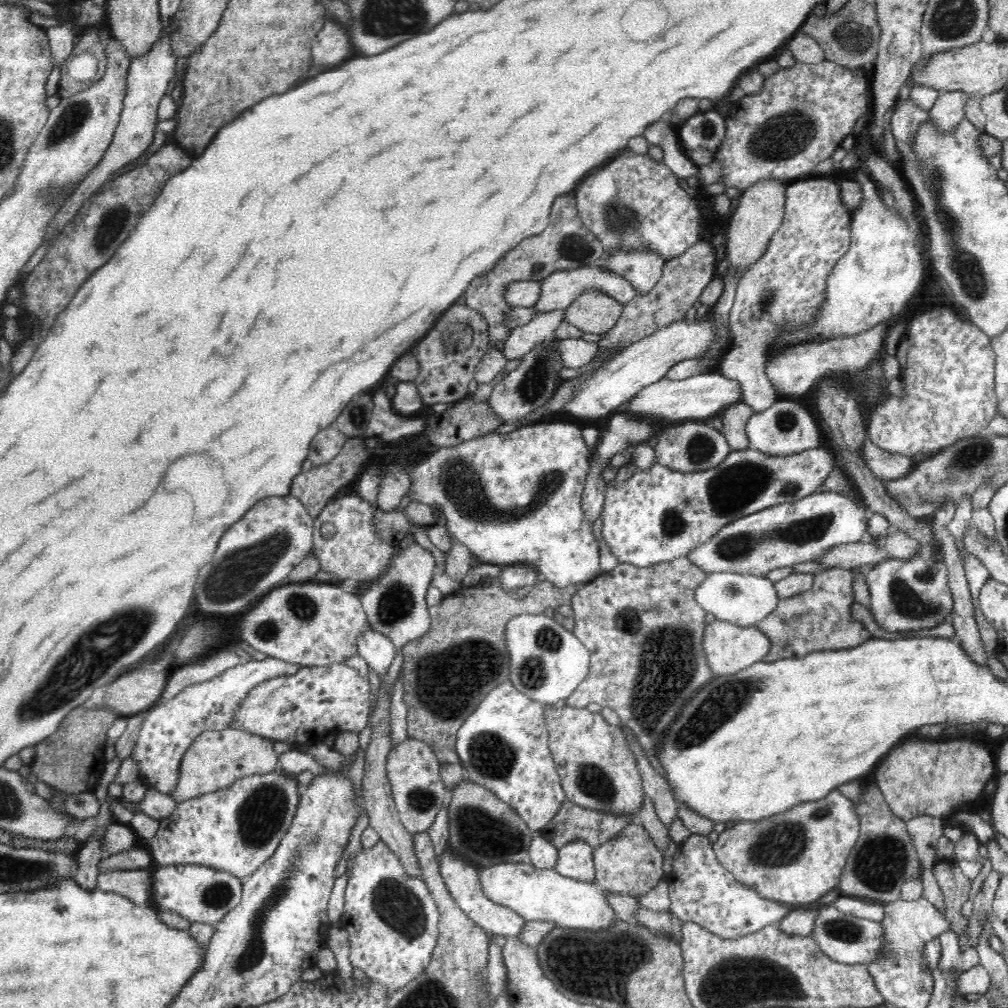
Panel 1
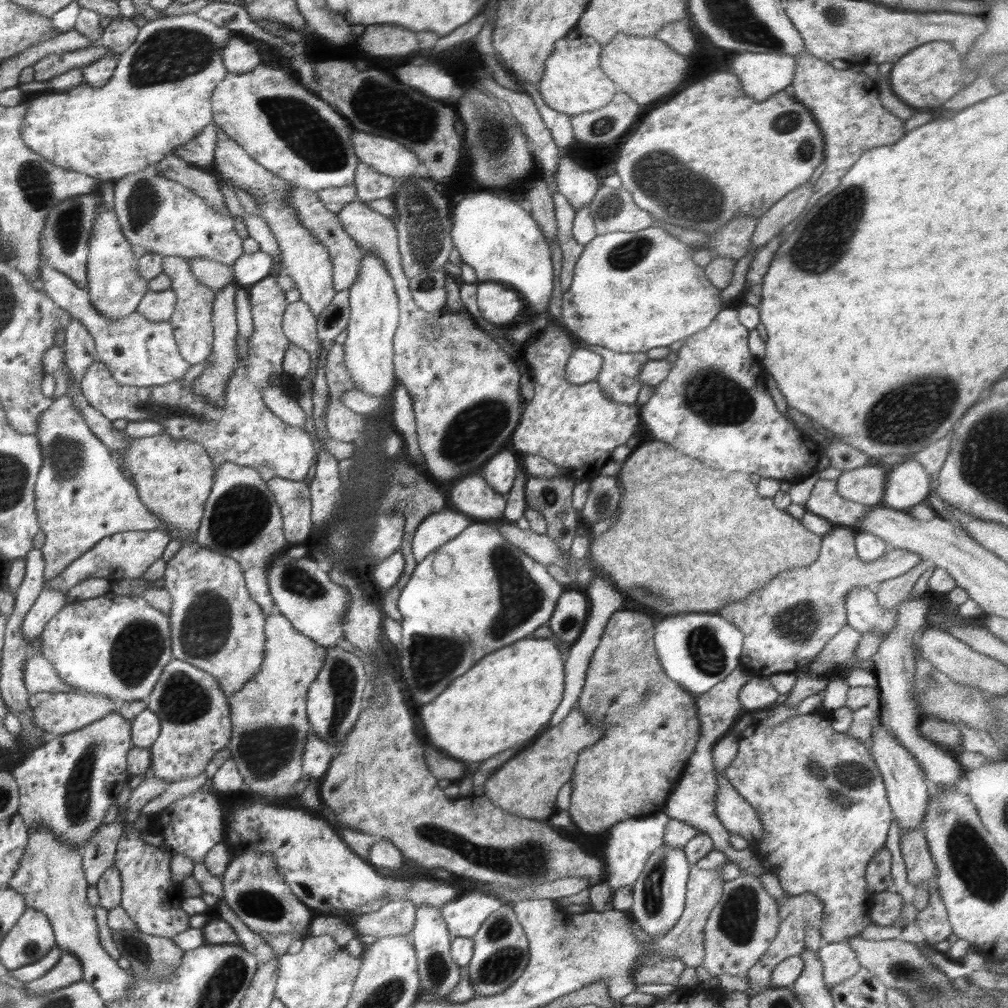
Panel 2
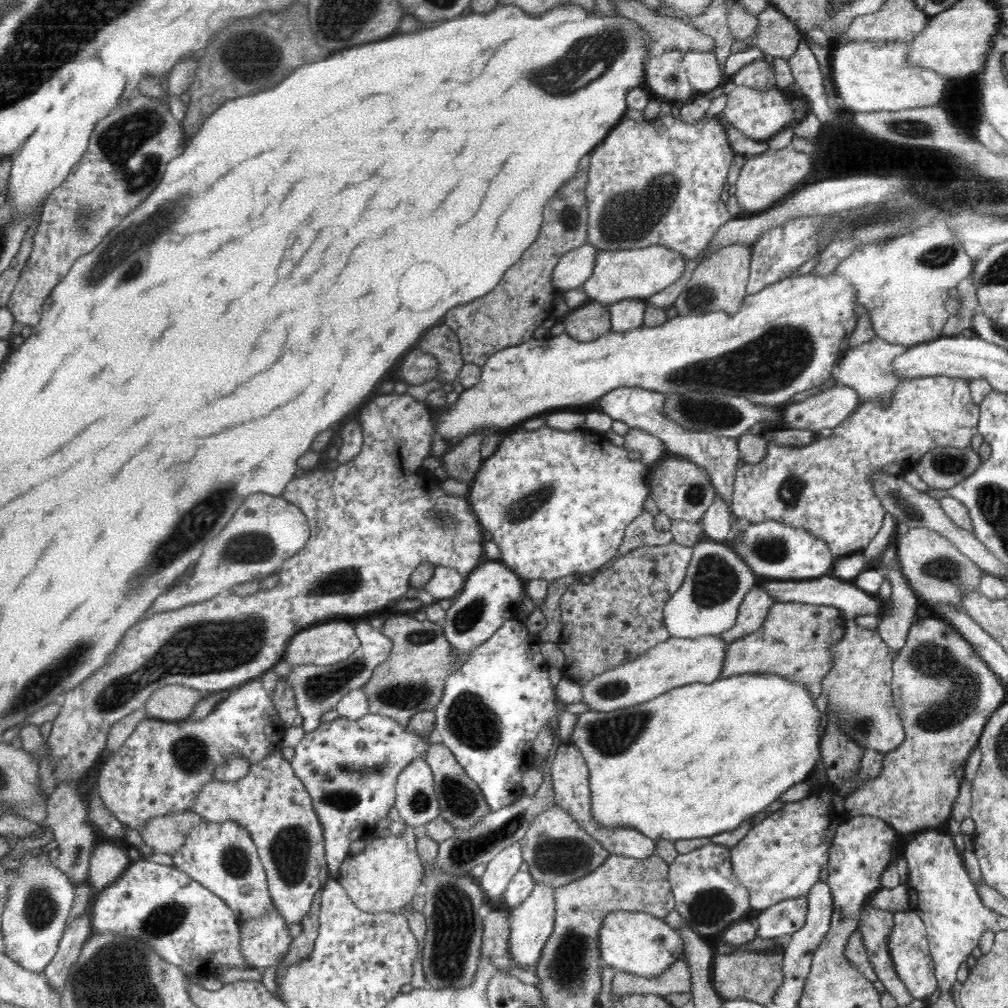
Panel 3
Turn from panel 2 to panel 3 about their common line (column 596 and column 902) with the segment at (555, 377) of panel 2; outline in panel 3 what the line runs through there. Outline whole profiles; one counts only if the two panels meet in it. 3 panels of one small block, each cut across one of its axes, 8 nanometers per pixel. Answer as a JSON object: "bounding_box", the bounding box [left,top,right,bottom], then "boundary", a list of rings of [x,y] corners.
{"bounding_box":[731,375,979,559],"boundary":[[[938,375],[908,379],[900,382],[898,388],[896,388],[896,392],[891,396],[892,400],[890,400],[888,406],[883,406],[881,400],[877,400],[877,398],[876,400],[862,401],[858,408],[856,408],[844,422],[841,422],[838,426],[833,428],[834,432],[830,436],[822,439],[816,438],[814,442],[808,443],[807,445],[801,447],[780,446],[779,444],[769,442],[768,439],[768,450],[766,450],[764,460],[758,462],[758,464],[746,463],[745,466],[738,468],[736,472],[733,485],[733,498],[731,499],[733,505],[732,512],[735,517],[738,518],[741,523],[778,521],[784,523],[784,525],[792,526],[794,529],[808,531],[811,536],[823,540],[828,545],[828,549],[830,549],[830,553],[832,553],[834,559],[842,558],[866,549],[868,544],[874,540],[874,536],[878,534],[883,525],[884,516],[887,514],[886,509],[882,507],[882,504],[878,501],[878,498],[876,498],[876,493],[872,491],[871,476],[876,471],[886,471],[886,473],[904,477],[904,475],[913,468],[912,466],[916,466],[918,460],[920,460],[926,452],[932,450],[932,448],[936,448],[937,446],[947,448],[954,447],[957,449],[966,448],[970,446],[972,436],[979,433],[977,429],[979,406],[972,402],[971,392],[969,391],[969,381],[966,378],[950,378],[948,376]]]}

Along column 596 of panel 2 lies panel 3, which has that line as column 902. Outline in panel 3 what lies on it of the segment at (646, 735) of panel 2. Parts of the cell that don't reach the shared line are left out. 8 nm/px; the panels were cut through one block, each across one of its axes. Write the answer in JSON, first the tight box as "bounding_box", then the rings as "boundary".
{"bounding_box":[844,616,1007,833],"boundary":[[[939,616],[926,617],[922,619],[922,624],[912,624],[906,640],[893,656],[891,682],[893,703],[905,729],[903,743],[883,753],[880,772],[866,779],[844,801],[844,808],[850,817],[868,815],[881,818],[898,833],[920,832],[951,818],[960,786],[956,770],[965,766],[972,749],[979,746],[979,738],[989,716],[1007,699],[1001,679],[982,660],[971,643]]]}

